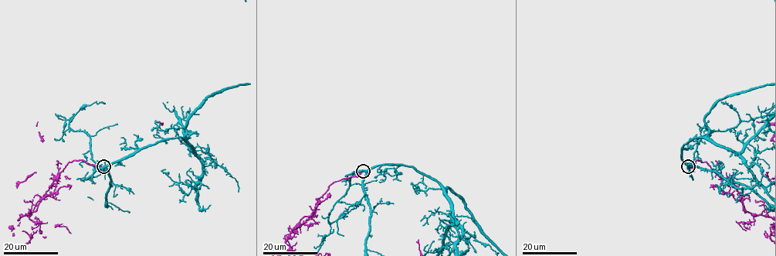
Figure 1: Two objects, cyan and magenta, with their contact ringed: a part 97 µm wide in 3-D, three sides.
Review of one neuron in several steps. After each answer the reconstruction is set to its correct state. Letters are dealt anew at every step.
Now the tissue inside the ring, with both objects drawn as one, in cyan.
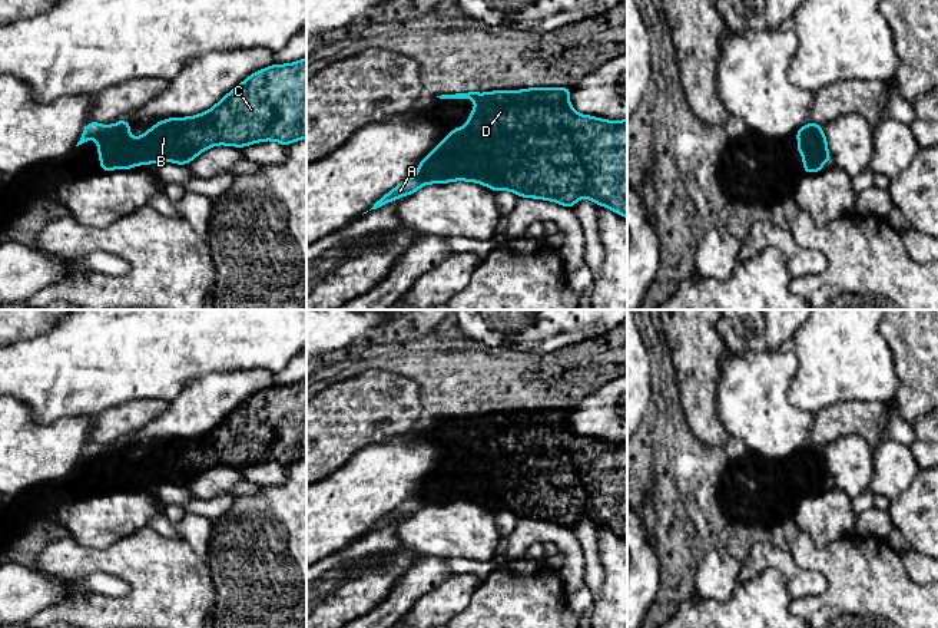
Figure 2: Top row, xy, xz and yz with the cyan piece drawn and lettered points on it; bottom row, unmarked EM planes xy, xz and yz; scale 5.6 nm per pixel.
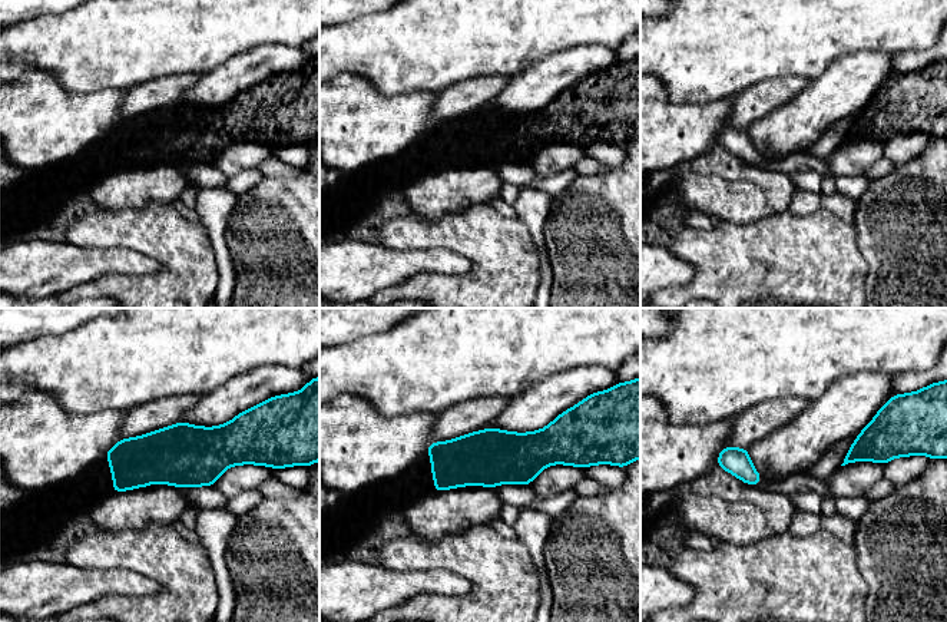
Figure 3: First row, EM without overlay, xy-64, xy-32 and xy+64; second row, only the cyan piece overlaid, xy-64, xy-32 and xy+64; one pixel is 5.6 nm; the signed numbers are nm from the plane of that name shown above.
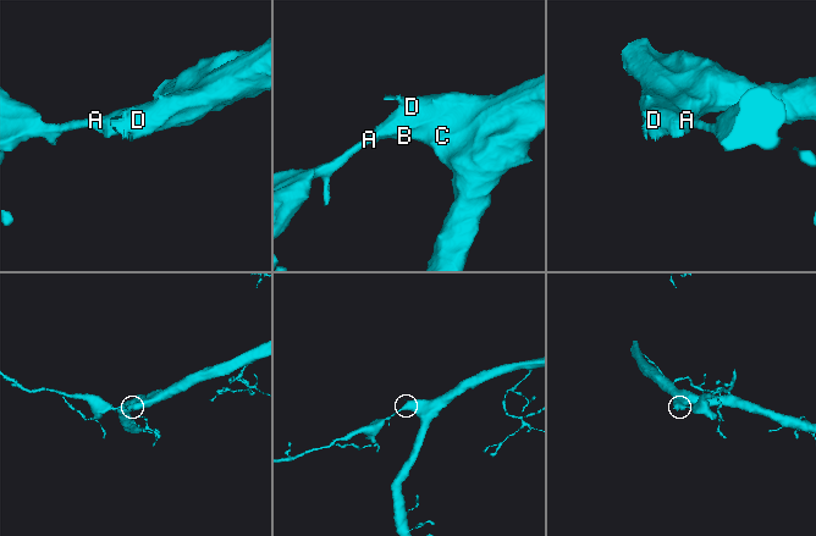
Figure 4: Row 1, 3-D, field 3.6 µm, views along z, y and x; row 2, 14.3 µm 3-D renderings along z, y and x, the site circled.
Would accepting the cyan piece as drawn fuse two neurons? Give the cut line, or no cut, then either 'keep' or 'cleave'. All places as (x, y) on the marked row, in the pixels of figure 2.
cut in xy along (103, 126), (96, 138); cleave

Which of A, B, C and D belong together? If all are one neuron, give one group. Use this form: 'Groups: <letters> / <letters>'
Groups: A / B C D

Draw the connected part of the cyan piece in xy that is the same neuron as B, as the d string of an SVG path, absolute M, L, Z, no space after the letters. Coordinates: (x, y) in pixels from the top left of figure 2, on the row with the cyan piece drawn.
M306 57L295 63L272 65L246 77L239 86L232 89L212 109L189 118L170 118L153 125L146 133L133 139L130 125L120 119L115 125L103 126L97 135L97 153L100 156L100 171L132 169L136 165L148 165L170 161L178 165L188 165L200 152L215 145L229 145L243 148L262 141L276 141L286 146L295 141L306 138Z

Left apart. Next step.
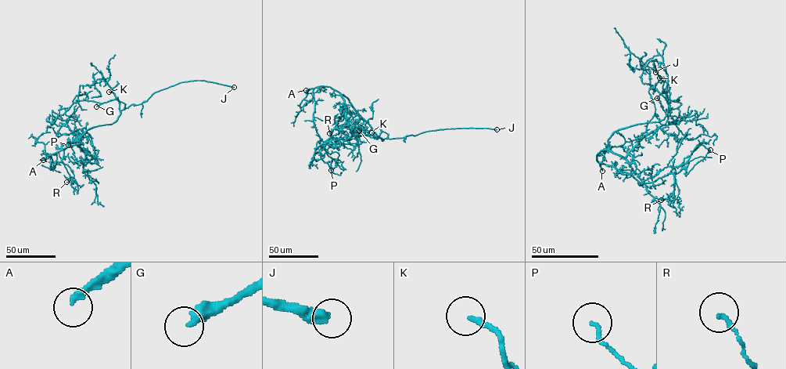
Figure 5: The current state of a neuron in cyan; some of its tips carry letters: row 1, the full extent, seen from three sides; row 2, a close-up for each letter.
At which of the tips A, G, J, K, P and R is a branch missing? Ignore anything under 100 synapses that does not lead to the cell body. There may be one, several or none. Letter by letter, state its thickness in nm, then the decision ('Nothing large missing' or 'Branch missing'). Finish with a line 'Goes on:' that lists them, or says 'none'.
A: Thickness 300 nm. Branch missing
G: Thickness 280 nm. Nothing large missing
J: Thickness 400 nm. Branch missing
K: Thickness 180 nm. Nothing large missing
P: Thickness 120 nm. Nothing large missing
R: Thickness 160 nm. Nothing large missing
Goes on: A, J

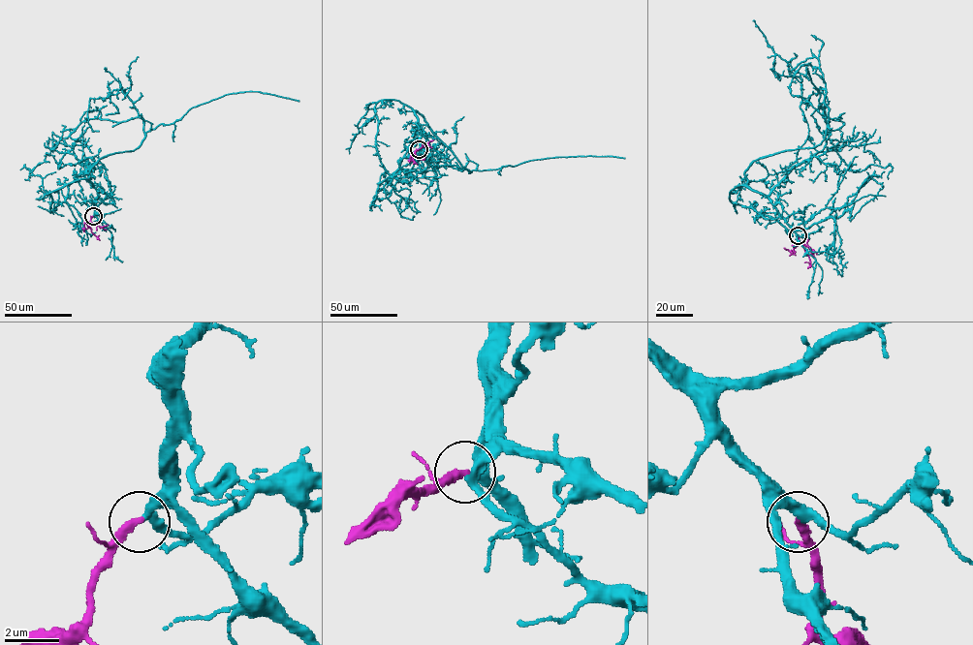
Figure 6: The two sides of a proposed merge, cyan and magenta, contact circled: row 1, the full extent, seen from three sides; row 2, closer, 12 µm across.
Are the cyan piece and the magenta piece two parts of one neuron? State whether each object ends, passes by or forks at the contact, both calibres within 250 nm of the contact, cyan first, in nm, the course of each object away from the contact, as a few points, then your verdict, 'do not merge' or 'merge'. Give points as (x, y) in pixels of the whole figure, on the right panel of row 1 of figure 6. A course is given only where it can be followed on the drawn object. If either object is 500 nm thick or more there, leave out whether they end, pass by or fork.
cyan passes by; magenta ends there; 280 nm thick on the cyan side, 320 nm on the other; cyan runs (798, 235), (748, 187), (744, 170), (824, 139), (826, 115), (806, 67), (809, 80); magenta runs (798, 235), (810, 263), (804, 262); merge

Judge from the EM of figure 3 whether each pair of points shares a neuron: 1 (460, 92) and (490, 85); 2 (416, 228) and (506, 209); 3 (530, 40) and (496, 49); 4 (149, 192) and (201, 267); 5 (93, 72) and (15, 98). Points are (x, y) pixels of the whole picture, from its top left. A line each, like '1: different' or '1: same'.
1: same
2: different
3: same
4: different
5: different

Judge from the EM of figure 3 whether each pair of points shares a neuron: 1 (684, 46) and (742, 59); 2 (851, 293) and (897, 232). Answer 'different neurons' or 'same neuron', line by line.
1: same neuron
2: different neurons

